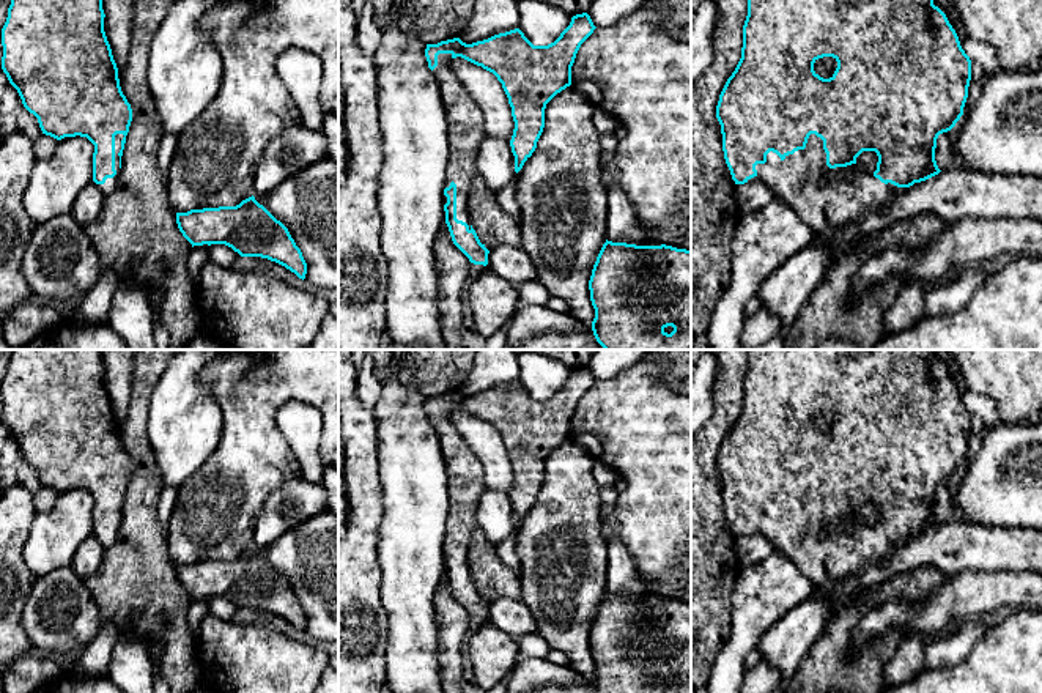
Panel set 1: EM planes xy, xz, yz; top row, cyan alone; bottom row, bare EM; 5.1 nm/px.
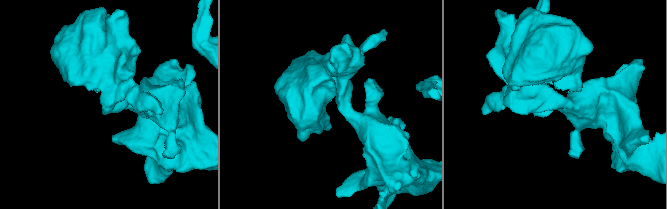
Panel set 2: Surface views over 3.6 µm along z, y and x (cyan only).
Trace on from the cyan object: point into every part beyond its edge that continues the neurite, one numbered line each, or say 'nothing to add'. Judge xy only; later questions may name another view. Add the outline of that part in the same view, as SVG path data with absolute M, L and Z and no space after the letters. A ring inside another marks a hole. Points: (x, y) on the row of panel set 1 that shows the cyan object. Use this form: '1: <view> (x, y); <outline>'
1: xy (110, 183); M123 134L115 135L115 170L116 170L116 175L113 178L107 178L104 184L98 184L104 195L110 194L115 189L116 181L118 181L118 175L120 175L120 156L118 156L118 153L121 150L123 137L124 137Z

